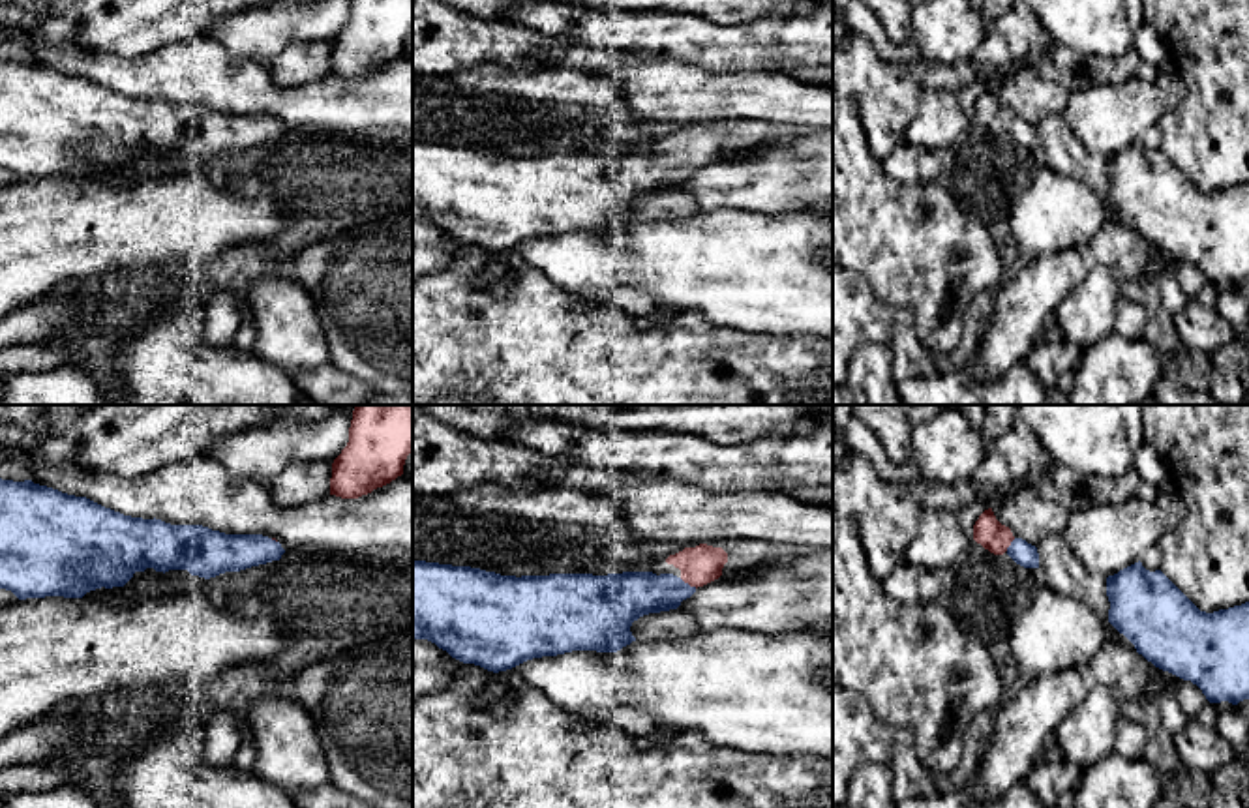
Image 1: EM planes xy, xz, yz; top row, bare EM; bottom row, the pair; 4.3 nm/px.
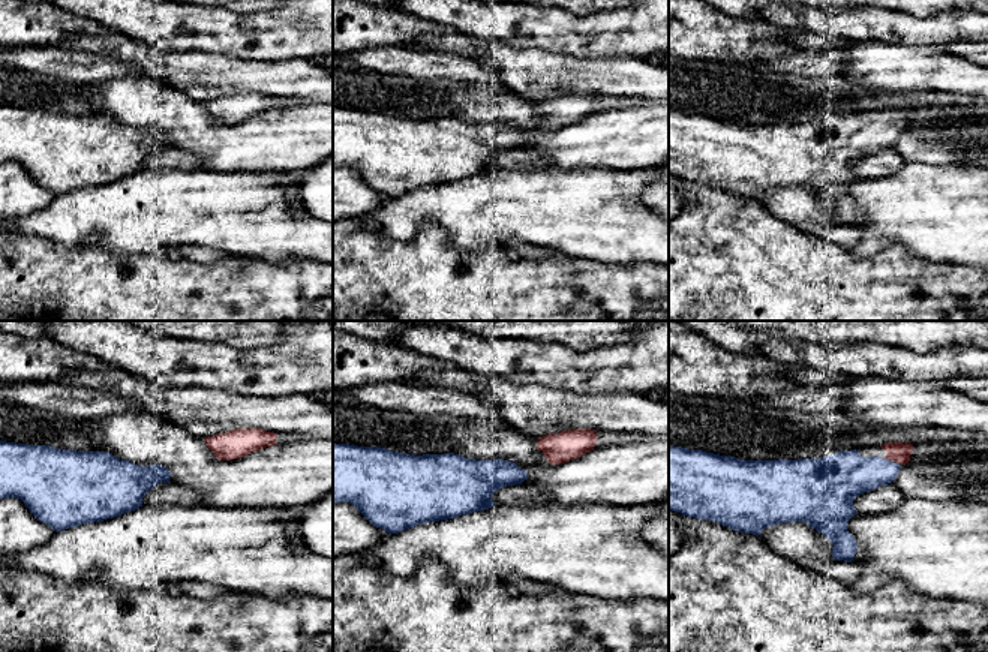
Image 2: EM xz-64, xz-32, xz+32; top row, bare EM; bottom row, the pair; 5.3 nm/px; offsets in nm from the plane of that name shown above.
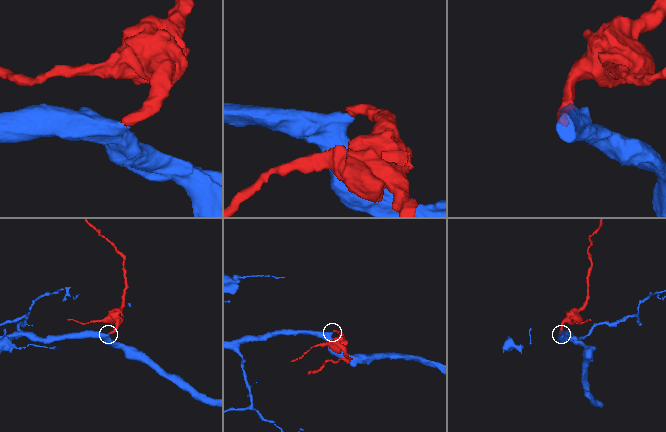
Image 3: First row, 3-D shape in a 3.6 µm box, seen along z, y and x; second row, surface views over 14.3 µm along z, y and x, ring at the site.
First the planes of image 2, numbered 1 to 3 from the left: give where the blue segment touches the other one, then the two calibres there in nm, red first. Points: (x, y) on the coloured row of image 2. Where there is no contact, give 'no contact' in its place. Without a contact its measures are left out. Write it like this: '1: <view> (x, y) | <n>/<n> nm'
1: no contact
2: no contact
3: xz+32 (888, 459) | 110/260 nm

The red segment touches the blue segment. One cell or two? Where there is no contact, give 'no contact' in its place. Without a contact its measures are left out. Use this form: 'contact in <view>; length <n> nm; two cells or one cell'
contact in xz; length 90 nm; one cell

